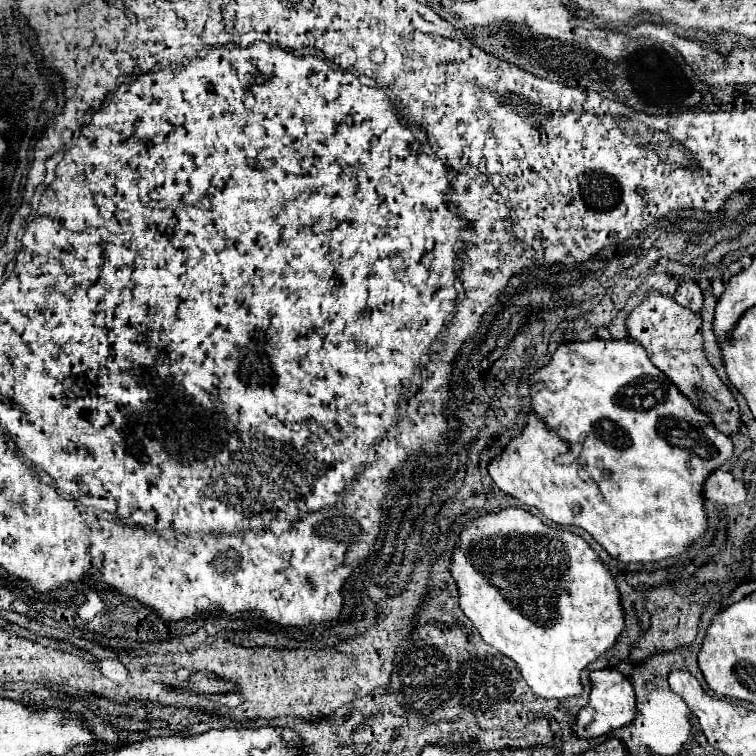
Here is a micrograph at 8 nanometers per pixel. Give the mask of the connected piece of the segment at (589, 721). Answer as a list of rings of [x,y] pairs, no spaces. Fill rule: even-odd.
[[[605,668],[605,670],[591,672],[589,680],[591,680],[589,702],[575,716],[571,724],[571,732],[577,738],[595,738],[595,736],[609,734],[615,728],[631,724],[631,720],[635,718],[635,694],[633,694],[633,684],[627,680],[627,676],[613,668]]]

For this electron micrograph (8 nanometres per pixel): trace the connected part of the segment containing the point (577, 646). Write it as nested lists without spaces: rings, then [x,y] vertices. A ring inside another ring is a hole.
[[[503,508],[465,524],[451,556],[449,572],[457,582],[459,606],[483,642],[519,664],[537,696],[565,700],[581,692],[581,670],[609,650],[625,626],[615,580],[595,550],[577,534],[551,528],[523,508]]]

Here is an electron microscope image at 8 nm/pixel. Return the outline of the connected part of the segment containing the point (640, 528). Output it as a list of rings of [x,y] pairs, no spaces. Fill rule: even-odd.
[[[593,338],[587,342],[565,342],[559,344],[555,350],[551,362],[543,368],[539,368],[531,378],[529,378],[529,394],[531,394],[531,412],[527,416],[527,424],[521,430],[517,438],[513,438],[499,456],[491,458],[489,462],[489,476],[493,482],[509,496],[519,498],[523,504],[537,508],[543,516],[553,520],[555,524],[563,526],[579,526],[587,530],[595,542],[599,542],[615,560],[621,562],[659,562],[669,556],[683,554],[683,550],[695,542],[699,536],[703,536],[705,526],[707,526],[707,514],[703,506],[703,482],[705,478],[719,468],[725,460],[733,456],[733,444],[731,440],[719,432],[709,416],[705,412],[699,412],[677,388],[667,376],[655,368],[643,346],[635,342],[623,342],[623,340],[601,340]]]

